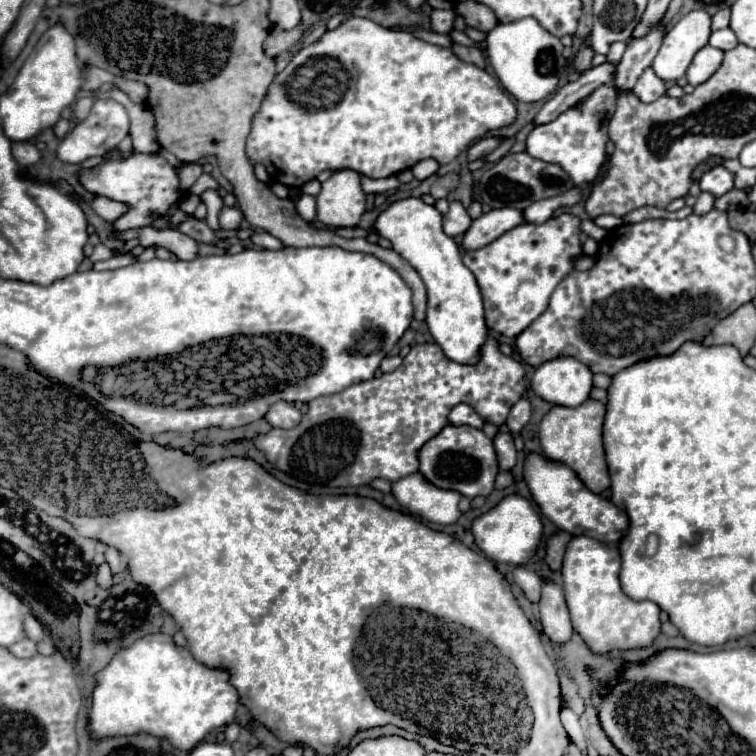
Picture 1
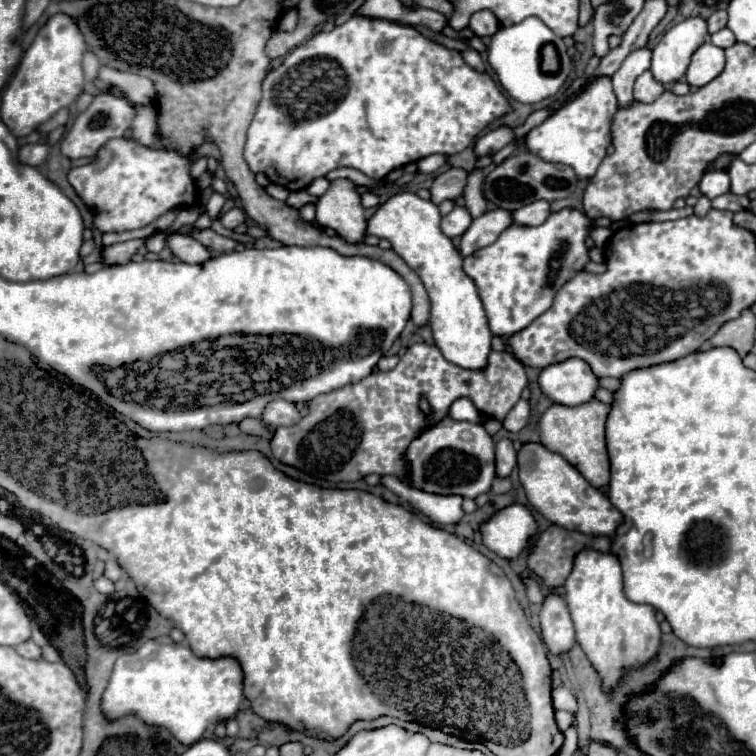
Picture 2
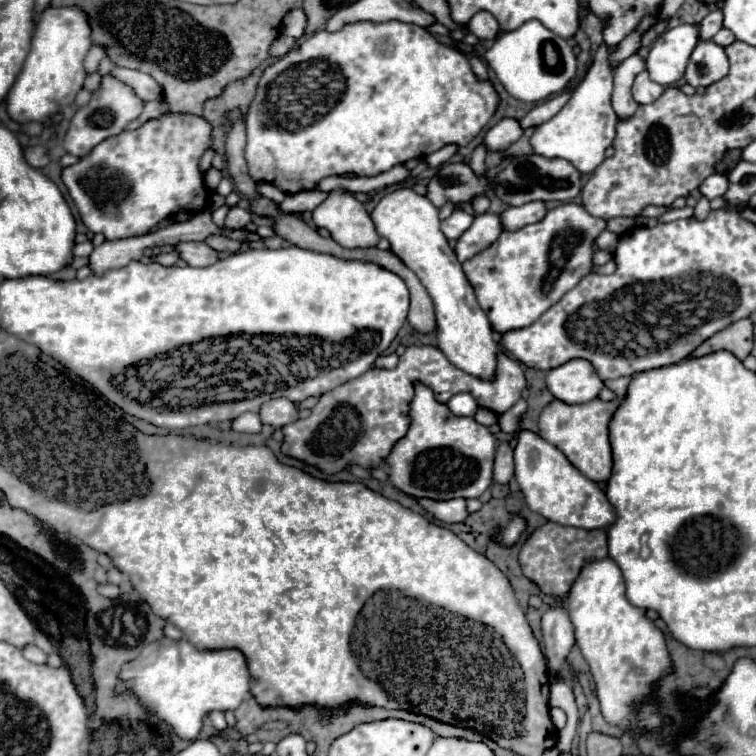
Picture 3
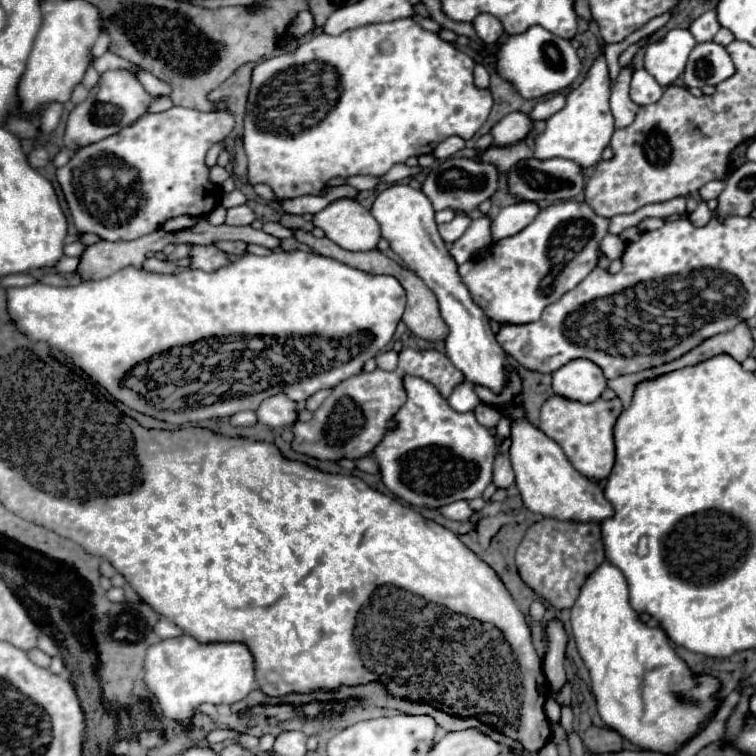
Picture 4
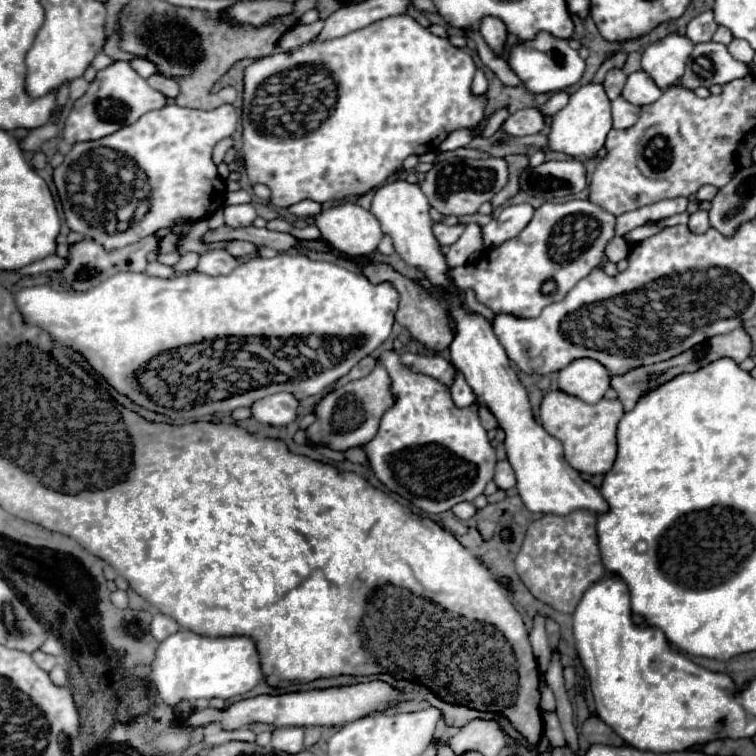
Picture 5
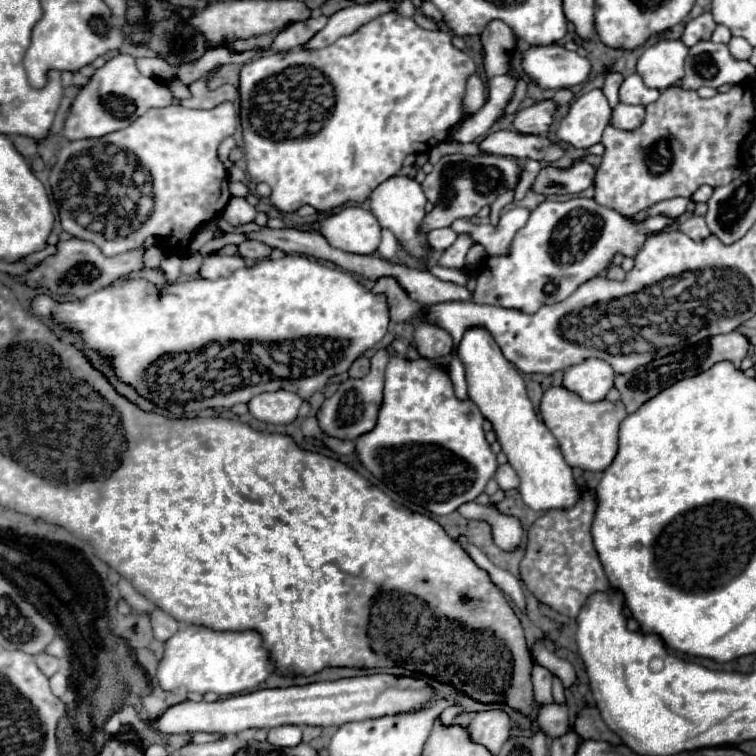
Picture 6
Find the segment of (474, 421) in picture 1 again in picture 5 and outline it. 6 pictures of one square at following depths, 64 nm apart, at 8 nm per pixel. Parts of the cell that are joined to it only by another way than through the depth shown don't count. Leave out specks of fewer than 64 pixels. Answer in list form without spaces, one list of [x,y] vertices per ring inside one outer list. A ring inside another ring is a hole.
[[[456,372],[456,380],[450,388],[450,394],[452,394],[452,400],[458,408],[466,408],[466,406],[472,406],[478,402],[476,394],[472,392],[472,388],[466,384],[464,376],[460,376],[460,372]]]

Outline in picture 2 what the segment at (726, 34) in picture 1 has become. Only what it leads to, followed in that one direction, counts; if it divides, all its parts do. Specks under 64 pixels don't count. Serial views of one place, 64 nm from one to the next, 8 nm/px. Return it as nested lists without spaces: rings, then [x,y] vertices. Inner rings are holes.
[[[722,28],[722,30],[718,30],[716,34],[710,36],[710,42],[712,42],[714,46],[720,46],[720,48],[730,48],[730,46],[736,44],[736,38],[734,38],[732,30]]]

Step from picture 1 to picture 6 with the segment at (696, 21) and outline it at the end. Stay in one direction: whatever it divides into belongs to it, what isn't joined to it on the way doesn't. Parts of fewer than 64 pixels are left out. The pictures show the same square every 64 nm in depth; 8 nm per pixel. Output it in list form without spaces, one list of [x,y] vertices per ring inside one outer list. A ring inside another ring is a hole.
[[[658,40],[654,46],[648,46],[638,60],[636,72],[644,78],[644,84],[656,90],[666,90],[684,76],[684,58],[688,56],[688,46],[682,40]]]

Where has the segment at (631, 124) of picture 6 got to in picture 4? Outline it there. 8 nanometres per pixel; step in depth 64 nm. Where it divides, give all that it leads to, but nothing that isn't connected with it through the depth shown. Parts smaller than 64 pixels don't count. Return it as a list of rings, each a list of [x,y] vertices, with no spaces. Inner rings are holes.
[[[624,66],[620,70],[616,82],[614,82],[614,88],[612,88],[610,108],[612,108],[614,120],[616,120],[616,128],[624,128],[628,124],[632,124],[632,120],[634,120],[634,116],[638,112],[638,106],[628,96],[632,74],[634,74],[634,68],[632,66]]]

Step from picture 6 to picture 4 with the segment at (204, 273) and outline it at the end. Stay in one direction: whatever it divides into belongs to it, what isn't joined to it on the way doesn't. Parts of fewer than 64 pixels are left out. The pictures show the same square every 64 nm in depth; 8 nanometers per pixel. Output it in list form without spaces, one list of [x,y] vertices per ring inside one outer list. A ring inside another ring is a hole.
[[[192,244],[190,246],[190,268],[200,268],[206,272],[212,272],[220,266],[228,264],[228,256],[218,250],[216,246],[200,246],[200,244]]]

